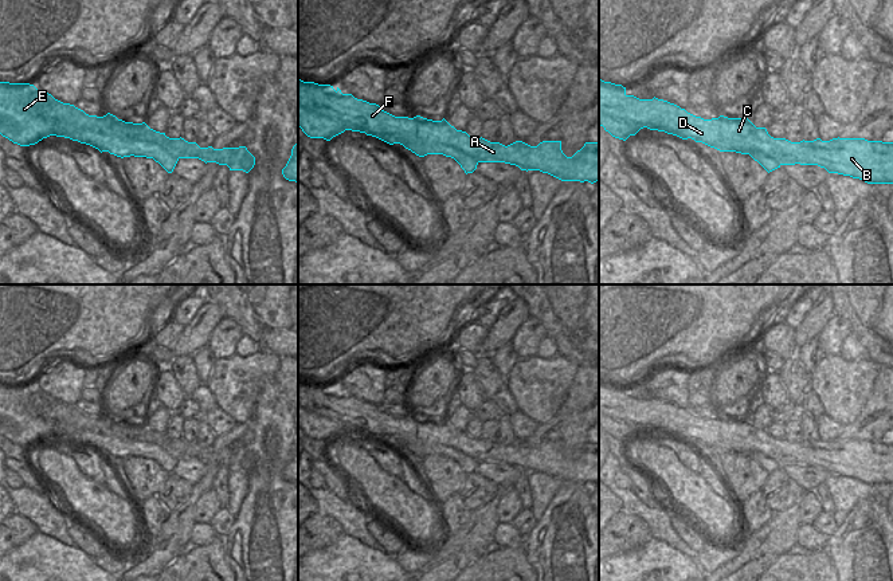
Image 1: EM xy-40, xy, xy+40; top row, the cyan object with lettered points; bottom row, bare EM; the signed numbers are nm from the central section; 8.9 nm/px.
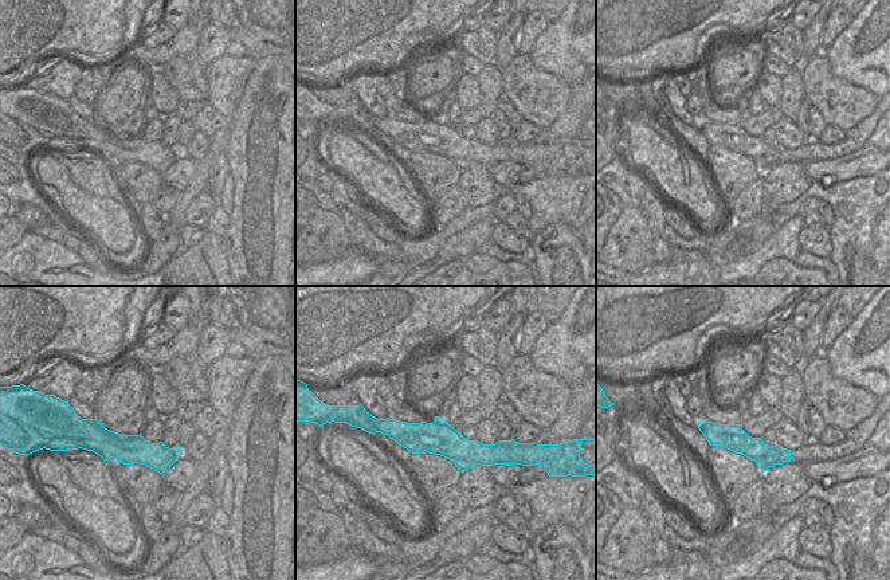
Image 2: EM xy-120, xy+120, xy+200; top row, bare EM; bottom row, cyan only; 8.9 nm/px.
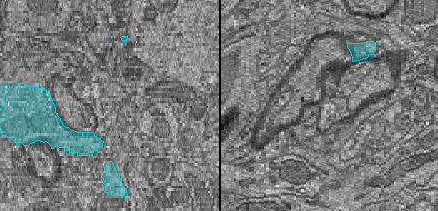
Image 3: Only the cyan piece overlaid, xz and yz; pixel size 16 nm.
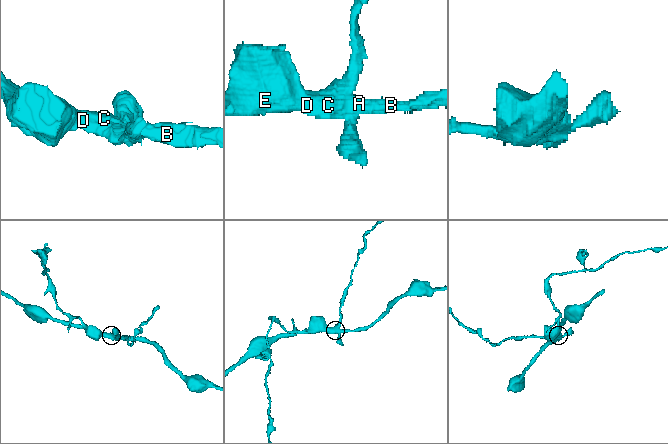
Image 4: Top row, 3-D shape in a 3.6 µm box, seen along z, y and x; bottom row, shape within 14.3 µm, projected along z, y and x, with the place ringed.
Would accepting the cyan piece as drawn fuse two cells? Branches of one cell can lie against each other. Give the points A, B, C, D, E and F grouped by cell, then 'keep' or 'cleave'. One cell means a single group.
A B C D F / E; cleave

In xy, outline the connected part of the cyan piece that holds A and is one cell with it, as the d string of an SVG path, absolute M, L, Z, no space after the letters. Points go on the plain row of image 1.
M298 380L298 404L309 412L341 423L346 431L357 423L365 423L375 433L377 427L384 425L397 436L416 436L424 443L446 444L479 463L505 463L526 472L540 471L561 482L599 482L599 443L585 443L572 458L563 454L561 441L543 441L537 447L516 441L505 447L482 437L473 439L444 419L395 417L376 404L342 394L338 388L330 394L324 390L325 385Z

